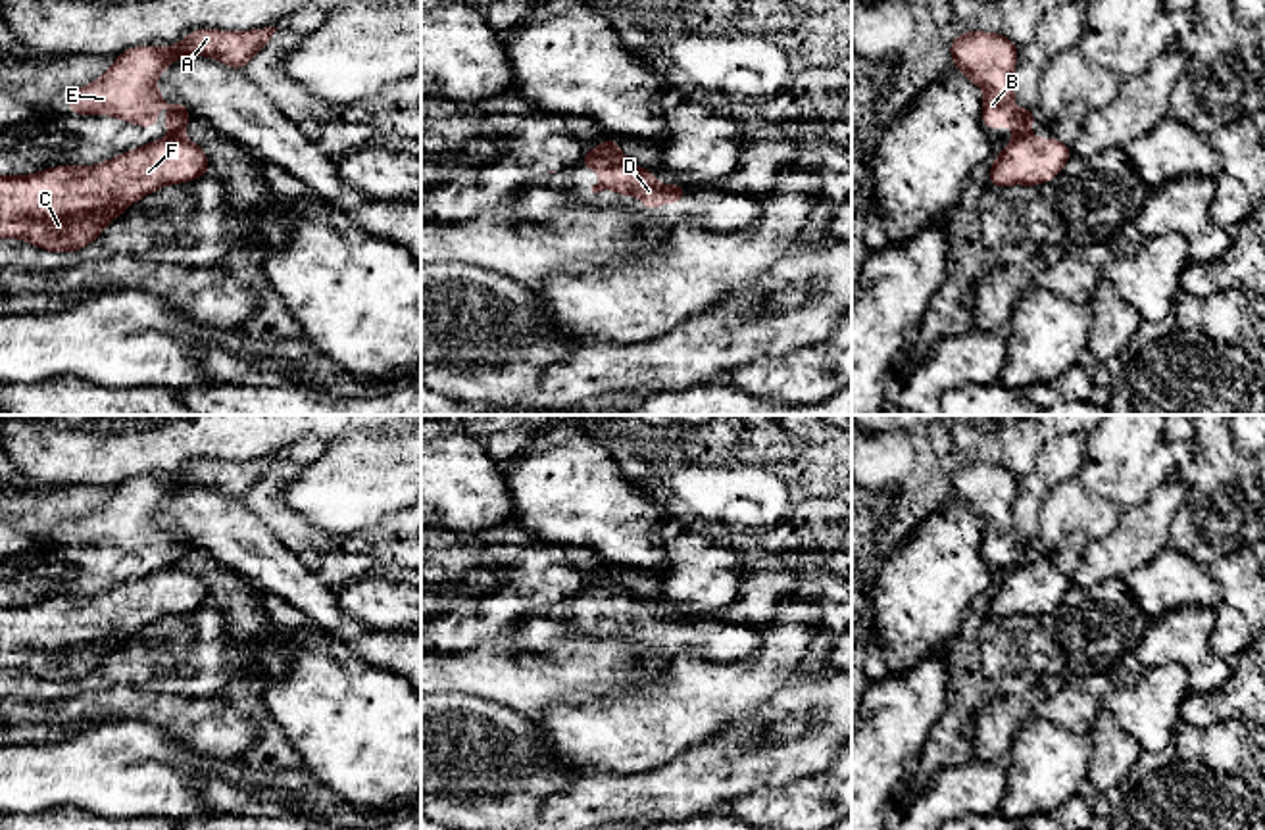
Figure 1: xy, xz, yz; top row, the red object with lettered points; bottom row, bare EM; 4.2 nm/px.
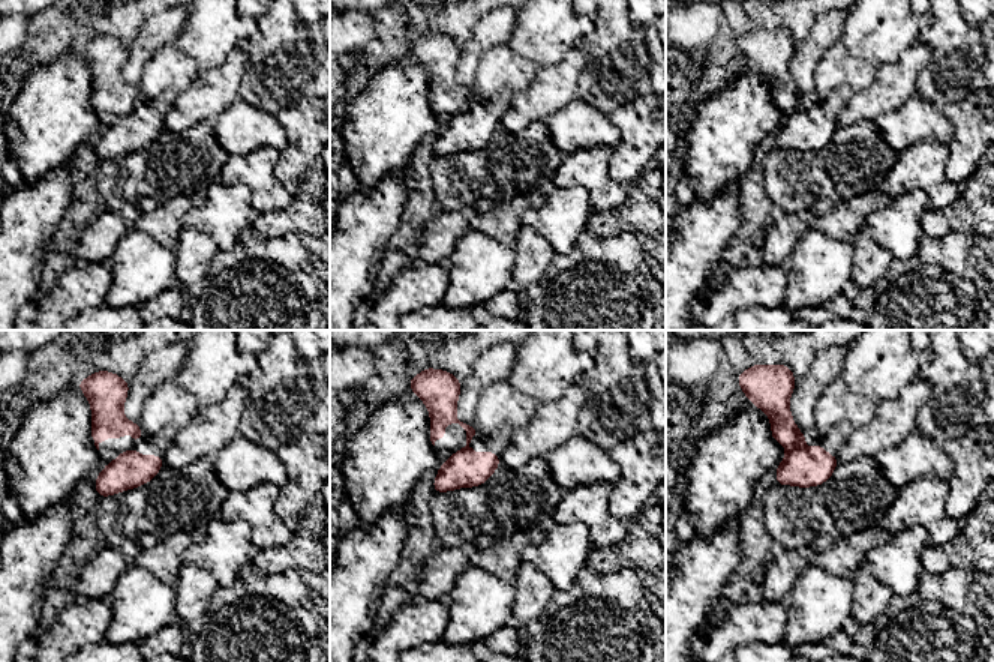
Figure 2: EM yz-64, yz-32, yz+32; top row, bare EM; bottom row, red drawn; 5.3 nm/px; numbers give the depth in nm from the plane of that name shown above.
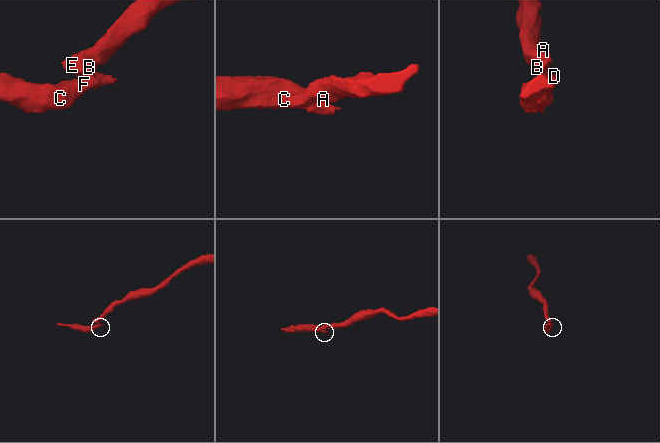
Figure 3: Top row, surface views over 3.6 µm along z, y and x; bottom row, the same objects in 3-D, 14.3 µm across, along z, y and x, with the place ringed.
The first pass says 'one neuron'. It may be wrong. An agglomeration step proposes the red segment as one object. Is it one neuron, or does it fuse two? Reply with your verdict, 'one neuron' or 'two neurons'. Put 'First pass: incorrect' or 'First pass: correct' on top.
First pass: incorrect
two neurons

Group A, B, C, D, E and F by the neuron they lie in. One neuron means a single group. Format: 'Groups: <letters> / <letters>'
Groups: A B E / C D F

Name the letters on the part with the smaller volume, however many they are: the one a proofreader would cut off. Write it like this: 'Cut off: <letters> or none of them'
Cut off: C, D, F

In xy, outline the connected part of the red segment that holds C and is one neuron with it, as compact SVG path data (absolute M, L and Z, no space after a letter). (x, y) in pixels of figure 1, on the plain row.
M167 567L98 596L56 596L33 605L0 605L0 669L21 669L48 682L75 682L146 624L210 603L206 582L185 567Z

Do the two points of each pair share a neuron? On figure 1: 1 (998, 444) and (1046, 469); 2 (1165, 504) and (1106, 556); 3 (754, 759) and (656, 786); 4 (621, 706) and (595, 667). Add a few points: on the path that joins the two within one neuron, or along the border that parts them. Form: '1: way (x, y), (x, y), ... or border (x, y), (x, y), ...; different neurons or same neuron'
1: border (1064, 435), (1050, 440), (1037, 463), (1019, 479); different neurons
2: way (1150, 519), (1121, 548); same neuron
3: way (729, 765), (681, 786); same neuron
4: border (656, 681), (568, 704); different neurons

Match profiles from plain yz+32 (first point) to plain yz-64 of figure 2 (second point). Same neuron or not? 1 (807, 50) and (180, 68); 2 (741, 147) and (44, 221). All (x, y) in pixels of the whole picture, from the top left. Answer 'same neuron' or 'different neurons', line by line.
1: different neurons
2: different neurons

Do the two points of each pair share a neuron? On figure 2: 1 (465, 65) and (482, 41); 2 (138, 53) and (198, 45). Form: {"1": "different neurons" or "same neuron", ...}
{"1": "same neuron", "2": "different neurons"}

